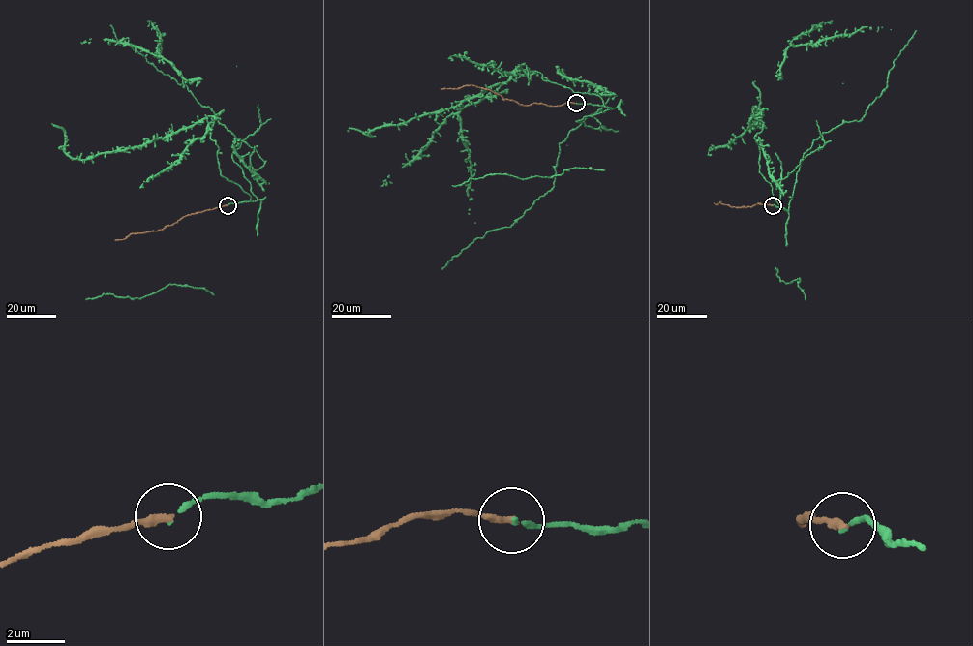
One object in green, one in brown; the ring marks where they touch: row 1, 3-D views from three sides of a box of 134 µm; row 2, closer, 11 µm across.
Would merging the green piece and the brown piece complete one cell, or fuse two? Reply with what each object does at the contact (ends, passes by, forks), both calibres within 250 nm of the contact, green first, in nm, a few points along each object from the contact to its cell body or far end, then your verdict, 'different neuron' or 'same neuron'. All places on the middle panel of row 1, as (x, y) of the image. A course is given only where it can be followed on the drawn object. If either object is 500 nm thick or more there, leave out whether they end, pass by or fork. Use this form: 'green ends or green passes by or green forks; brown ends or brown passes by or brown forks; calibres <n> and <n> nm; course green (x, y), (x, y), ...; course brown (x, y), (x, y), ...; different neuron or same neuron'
green ends; brown ends; calibres 130 and 240 nm; course green (576, 104), (603, 106), (593, 94), (535, 71), (528, 79), (524, 70), (455, 107), (370, 136), (347, 131); course brown (576, 103), (526, 106), (471, 84), (440, 89); same neuron

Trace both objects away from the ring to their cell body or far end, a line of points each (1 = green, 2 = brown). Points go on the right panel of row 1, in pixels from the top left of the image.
1: (773, 205), (782, 208), (759, 170), (762, 110), (759, 124), (749, 120), (759, 104), (754, 80)
2: (773, 205), (758, 202), (739, 207), (720, 201), (714, 203)

